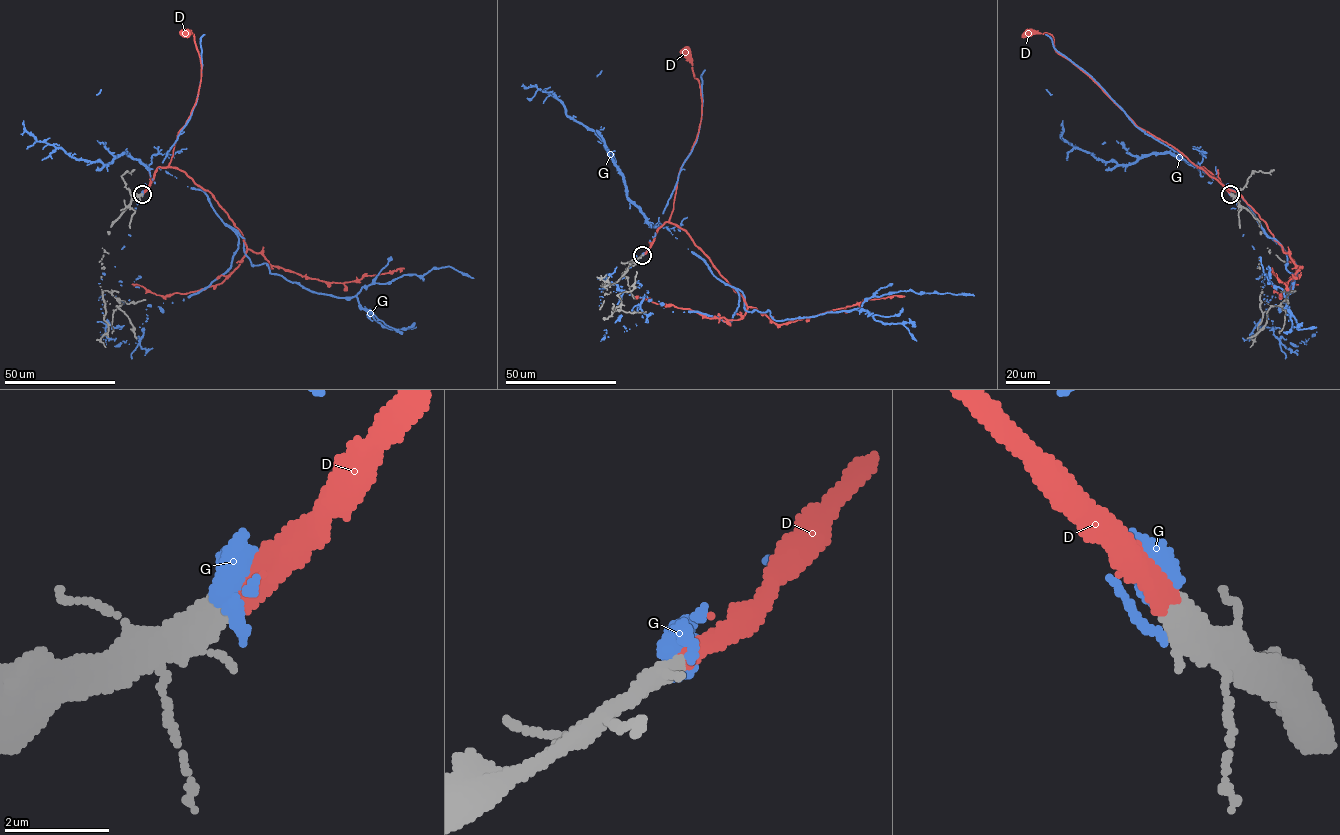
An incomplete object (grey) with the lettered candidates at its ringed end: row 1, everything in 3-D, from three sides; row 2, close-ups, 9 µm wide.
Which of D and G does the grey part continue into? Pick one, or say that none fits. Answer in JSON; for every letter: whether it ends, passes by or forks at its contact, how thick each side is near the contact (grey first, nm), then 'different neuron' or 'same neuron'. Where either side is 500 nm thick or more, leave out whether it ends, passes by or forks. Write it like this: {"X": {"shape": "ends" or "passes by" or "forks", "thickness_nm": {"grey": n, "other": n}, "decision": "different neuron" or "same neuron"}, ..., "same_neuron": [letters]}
{"D": {"shape": "ends", "thickness_nm": {"grey": 320, "other": 400}, "decision": "same neuron"}, "G": {"shape": "forks", "thickness_nm": {"grey": 320, "other": 320}, "decision": "different neuron"}, "same_neuron": ["D"]}

